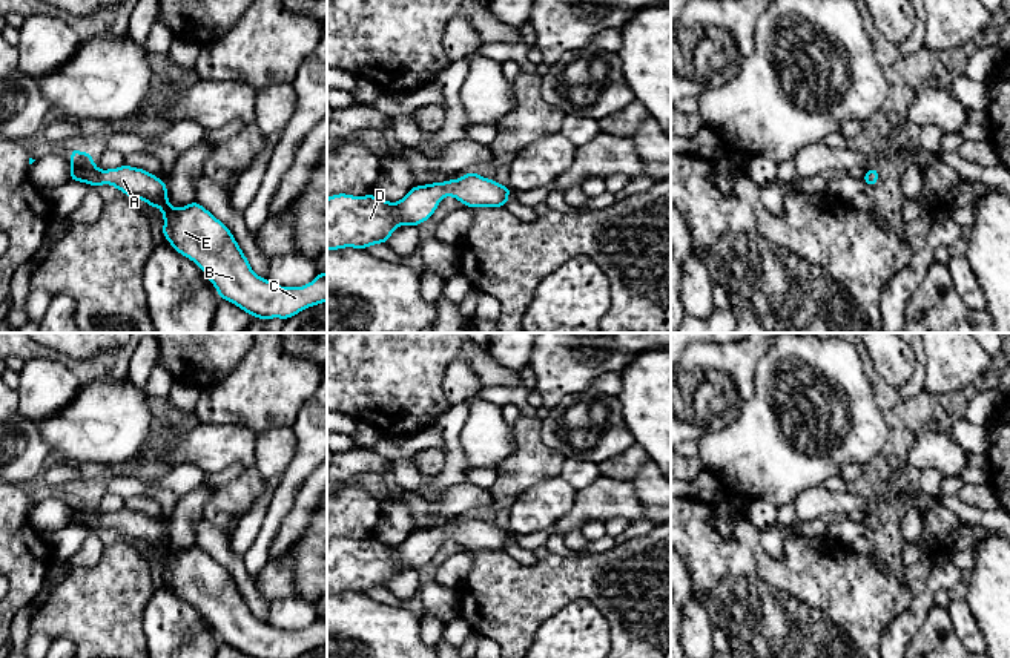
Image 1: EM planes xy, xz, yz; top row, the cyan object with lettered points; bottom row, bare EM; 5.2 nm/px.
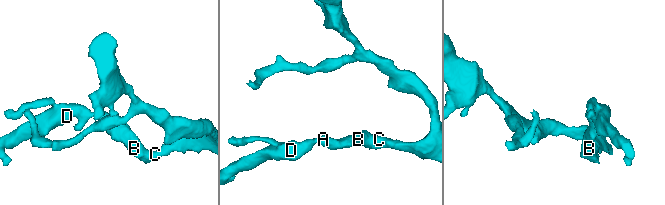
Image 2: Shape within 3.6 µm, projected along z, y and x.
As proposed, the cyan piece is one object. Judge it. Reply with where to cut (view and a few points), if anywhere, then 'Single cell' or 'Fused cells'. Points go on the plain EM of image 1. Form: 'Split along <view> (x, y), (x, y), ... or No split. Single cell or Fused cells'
No split. Single cell

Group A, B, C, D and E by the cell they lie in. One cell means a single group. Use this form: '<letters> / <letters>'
A B C D E

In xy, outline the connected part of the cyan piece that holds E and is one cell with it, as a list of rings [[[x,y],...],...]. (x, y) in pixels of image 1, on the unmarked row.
[[[71,495],[69,525],[100,531],[111,528],[126,540],[143,543],[163,557],[163,581],[184,601],[193,604],[218,640],[249,658],[298,658],[327,646],[327,617],[321,615],[302,630],[281,630],[258,620],[227,569],[198,544],[173,552],[166,525],[144,512],[120,509],[100,514],[91,495]]]

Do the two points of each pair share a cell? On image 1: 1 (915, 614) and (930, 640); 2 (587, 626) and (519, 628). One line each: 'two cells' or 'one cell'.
1: two cells
2: two cells

